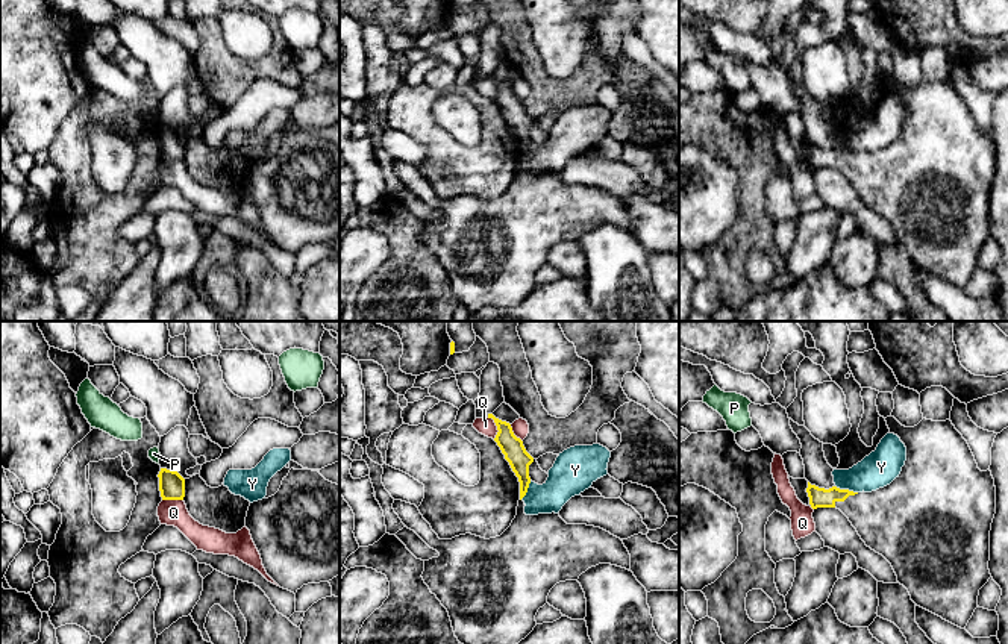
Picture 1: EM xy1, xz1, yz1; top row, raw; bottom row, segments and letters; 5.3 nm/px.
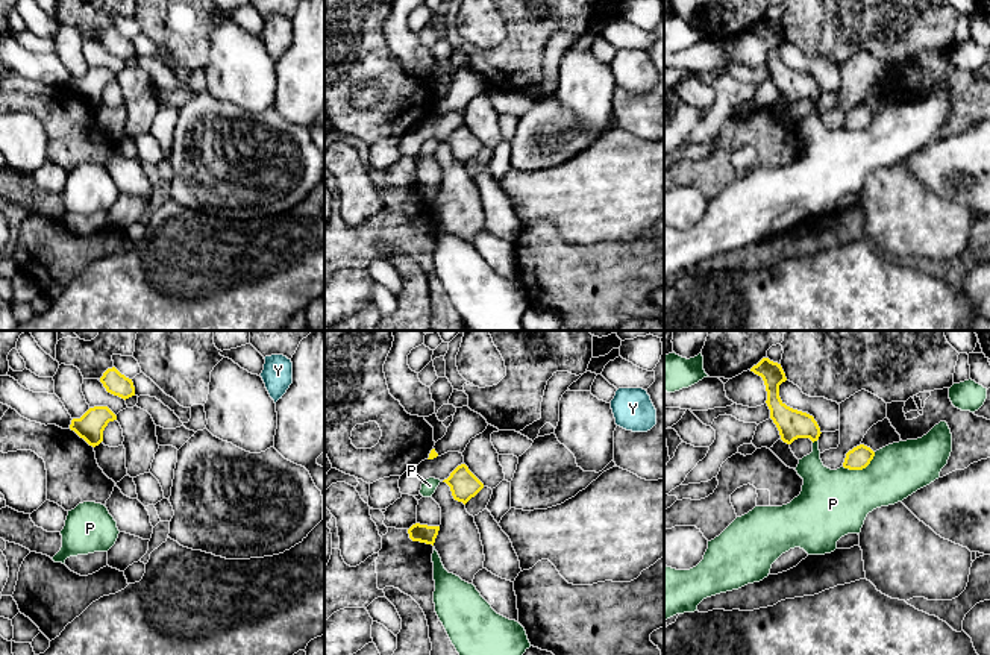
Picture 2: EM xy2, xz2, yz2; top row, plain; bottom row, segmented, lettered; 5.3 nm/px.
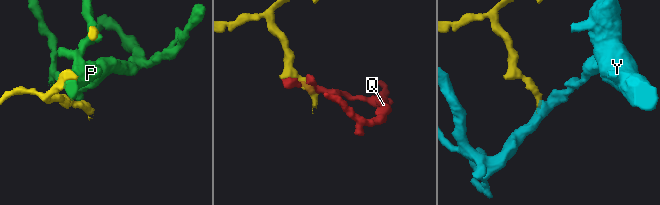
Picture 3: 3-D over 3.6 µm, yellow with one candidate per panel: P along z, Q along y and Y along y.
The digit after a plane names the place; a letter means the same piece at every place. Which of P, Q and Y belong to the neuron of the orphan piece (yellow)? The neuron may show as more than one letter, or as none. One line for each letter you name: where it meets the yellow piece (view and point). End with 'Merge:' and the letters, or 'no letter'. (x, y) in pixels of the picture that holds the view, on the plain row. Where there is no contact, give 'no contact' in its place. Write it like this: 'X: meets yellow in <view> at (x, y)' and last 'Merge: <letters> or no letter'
Merge: no letter

